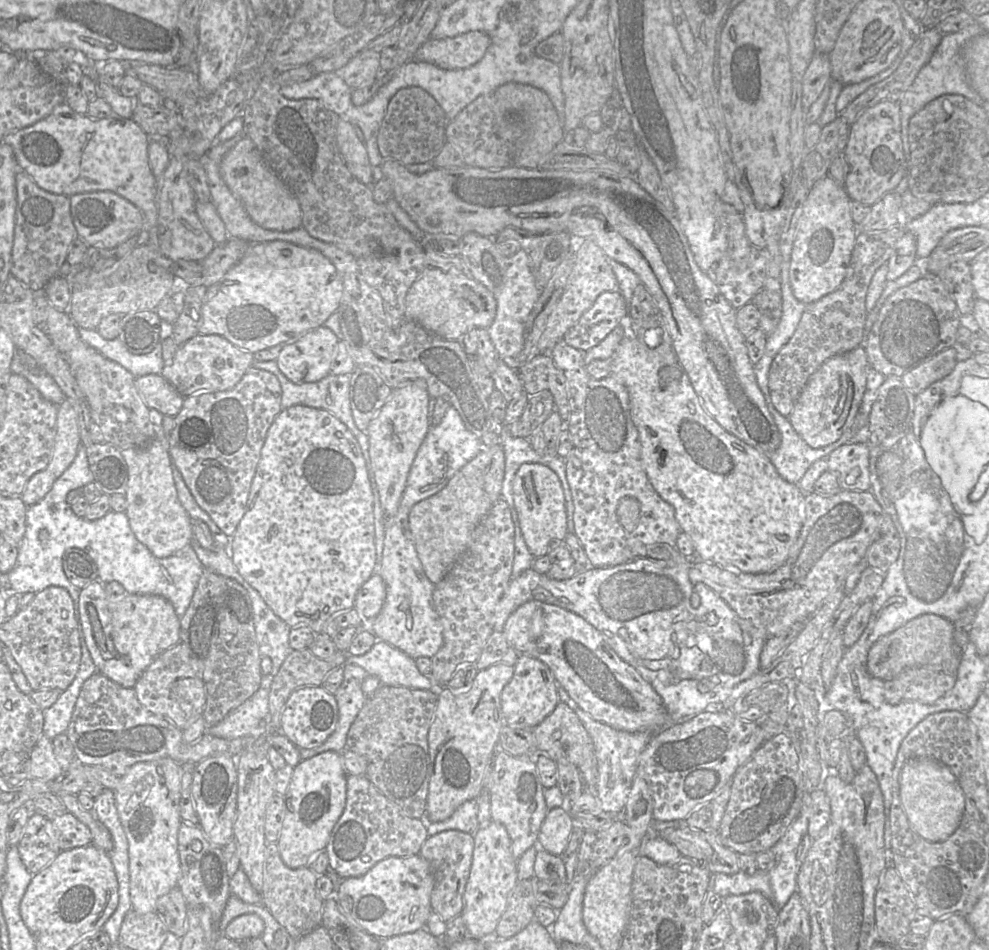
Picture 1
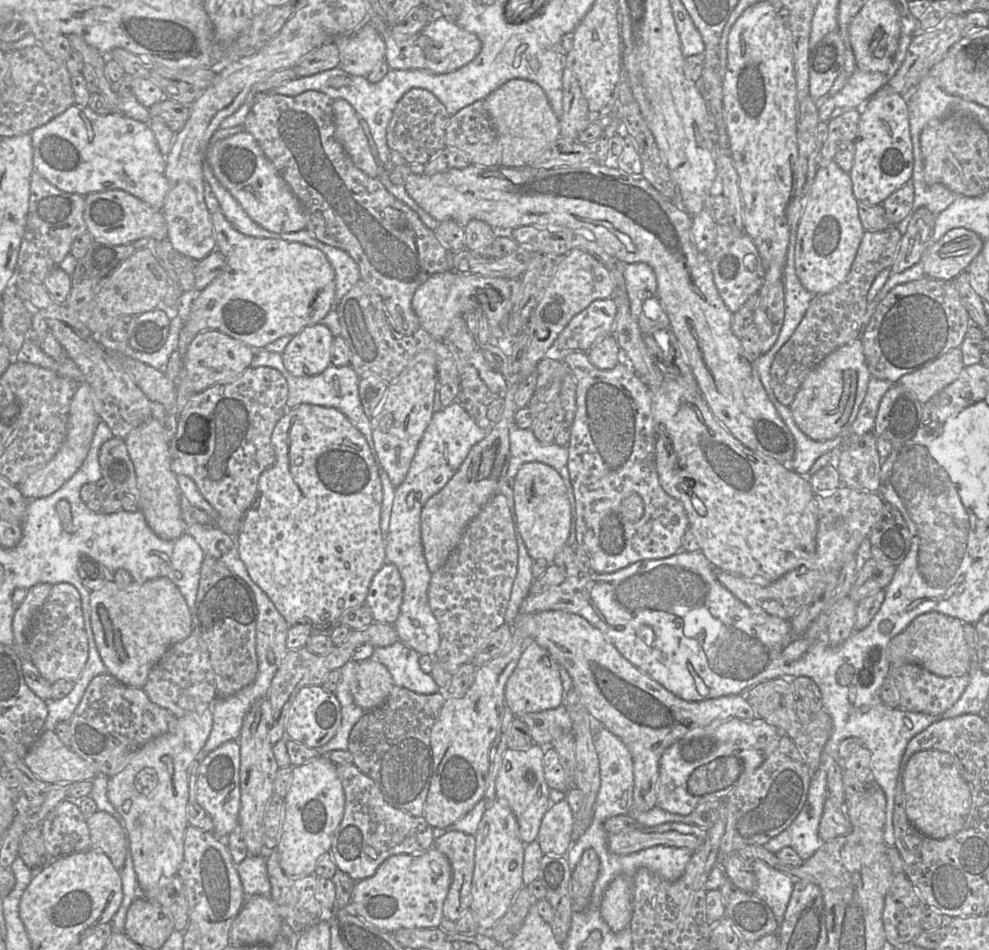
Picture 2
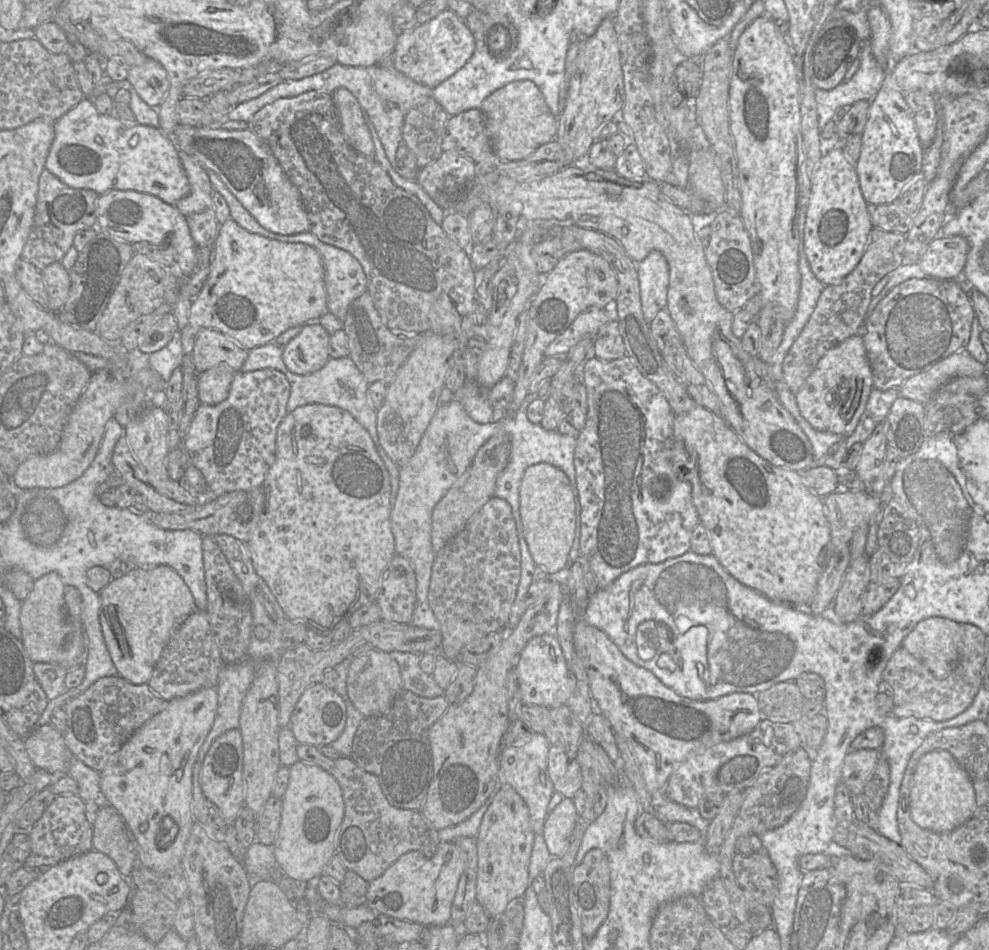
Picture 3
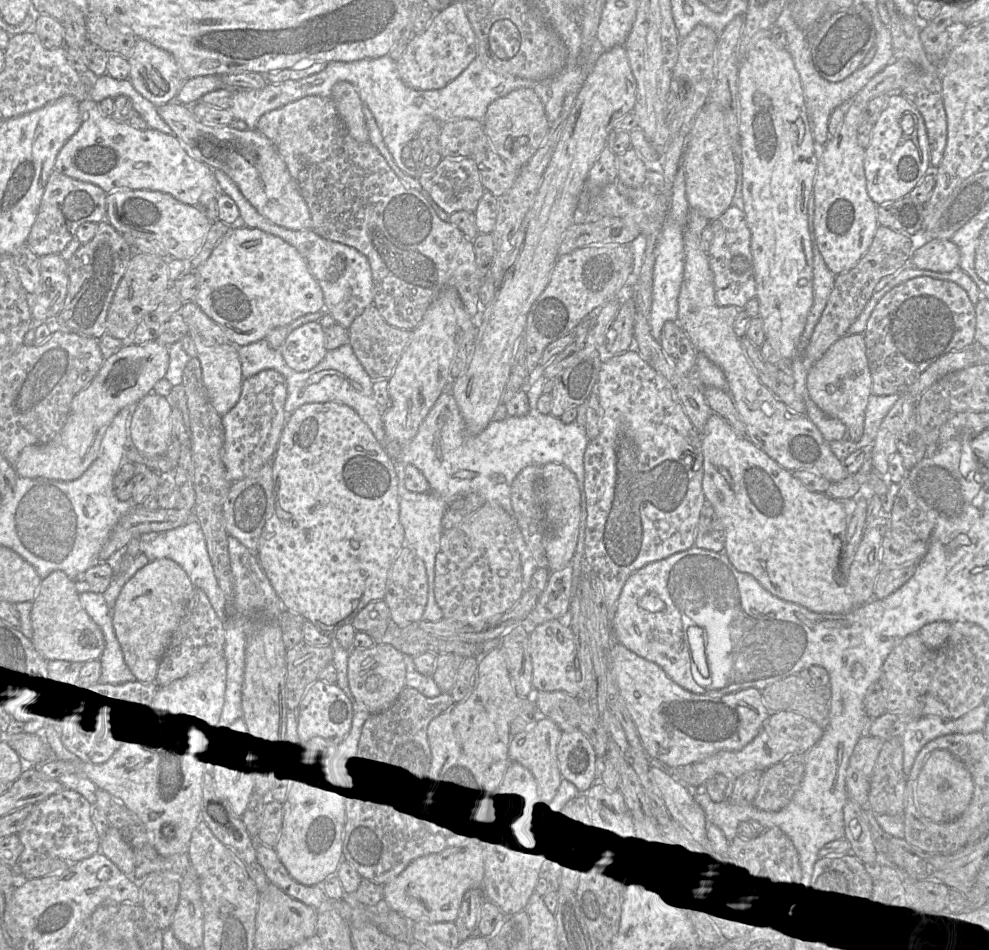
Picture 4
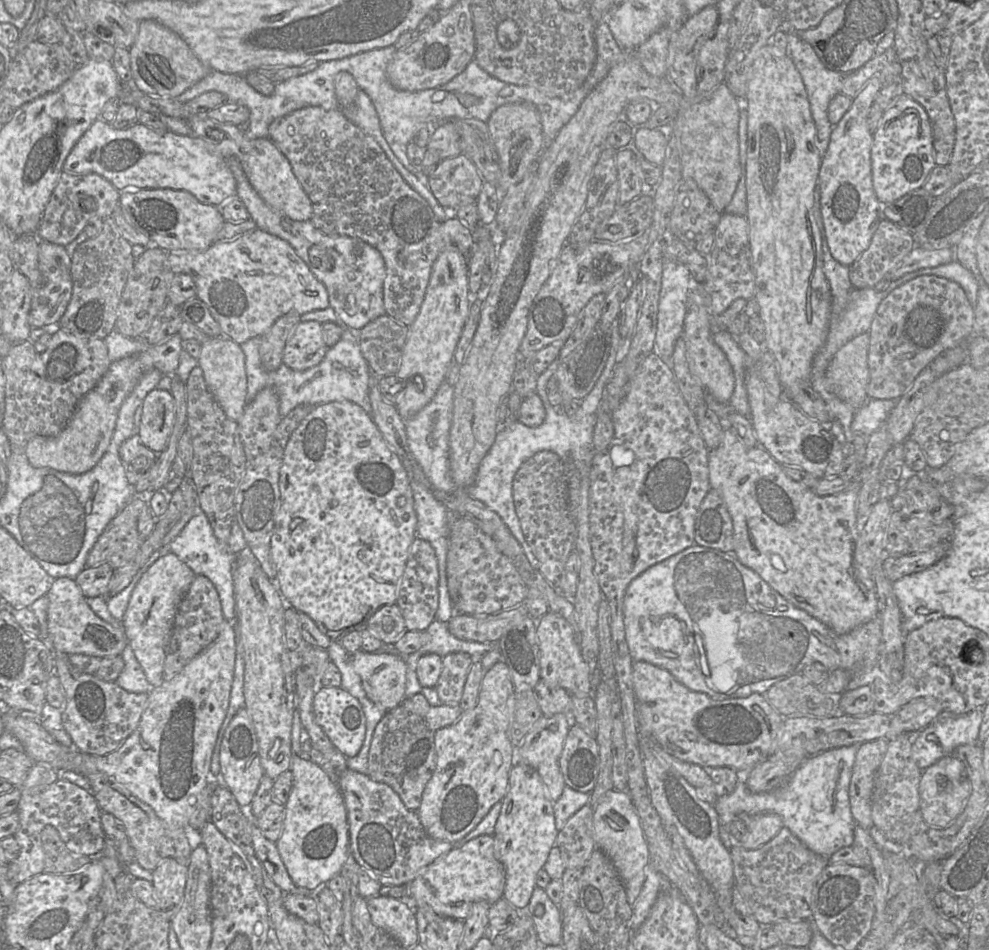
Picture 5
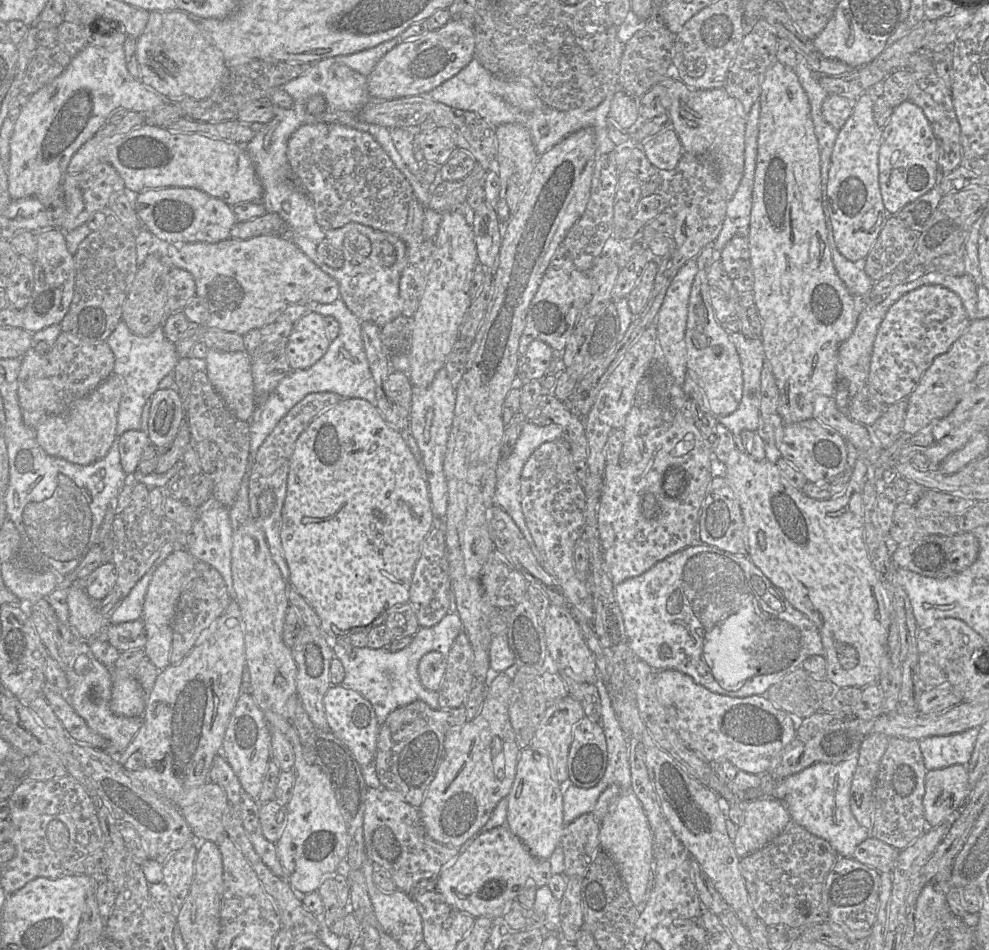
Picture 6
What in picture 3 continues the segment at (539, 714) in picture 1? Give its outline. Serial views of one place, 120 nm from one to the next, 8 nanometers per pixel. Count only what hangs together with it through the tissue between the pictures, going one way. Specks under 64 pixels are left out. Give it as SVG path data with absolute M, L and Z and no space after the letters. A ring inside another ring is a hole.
M552 633L528 641L515 666L523 705L555 708L565 705L571 693L570 670L557 637Z

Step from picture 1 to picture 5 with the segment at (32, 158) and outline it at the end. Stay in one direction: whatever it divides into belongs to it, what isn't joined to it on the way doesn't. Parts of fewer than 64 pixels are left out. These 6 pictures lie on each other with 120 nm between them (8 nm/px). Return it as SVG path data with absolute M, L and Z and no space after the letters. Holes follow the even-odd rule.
M101 118L95 120L75 144L64 164L68 174L96 173L108 180L117 190L135 193L141 189L174 189L191 193L202 204L221 207L236 197L236 180L226 159L211 154L202 139L167 131L160 133L137 123L130 128L118 130Z

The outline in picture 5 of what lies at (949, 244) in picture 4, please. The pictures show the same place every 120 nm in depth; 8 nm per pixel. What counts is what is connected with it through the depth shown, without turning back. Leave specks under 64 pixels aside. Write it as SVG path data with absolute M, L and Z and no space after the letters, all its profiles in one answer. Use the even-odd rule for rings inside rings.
M915 246L885 279L894 281L907 273L915 272L923 268L935 268L948 264L953 260L954 249L927 250Z

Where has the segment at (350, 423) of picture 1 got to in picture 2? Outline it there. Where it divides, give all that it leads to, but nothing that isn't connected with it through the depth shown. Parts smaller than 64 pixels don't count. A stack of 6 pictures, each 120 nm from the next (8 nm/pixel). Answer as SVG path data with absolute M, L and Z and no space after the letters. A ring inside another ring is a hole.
M263 349L257 351L251 361L250 367L270 367L279 371L285 378L288 385L288 397L286 409L291 410L300 404L314 404L323 407L332 407L341 411L365 437L371 453L374 453L374 442L372 437L370 418L364 413L359 398L359 380L350 365L335 367L329 365L321 374L310 377L295 377L290 374L283 365L282 355L280 353L268 352Z

